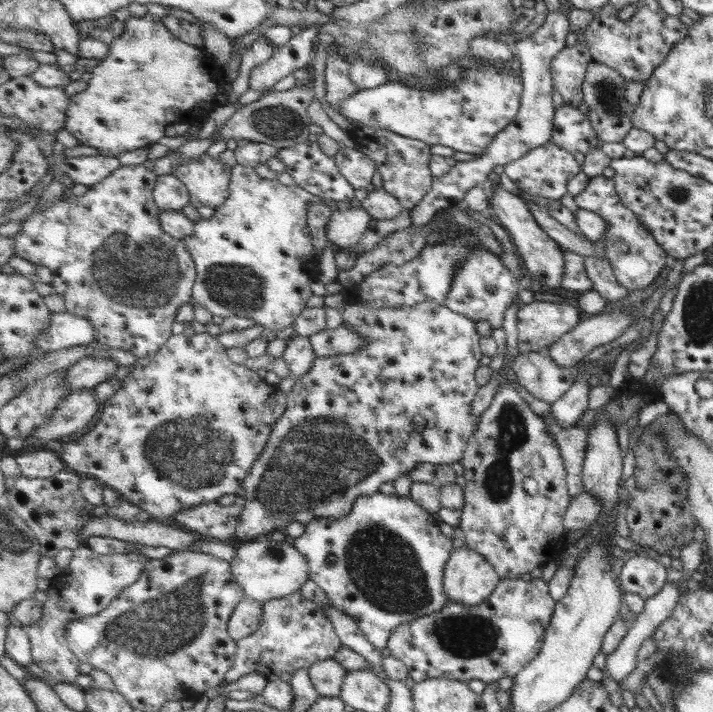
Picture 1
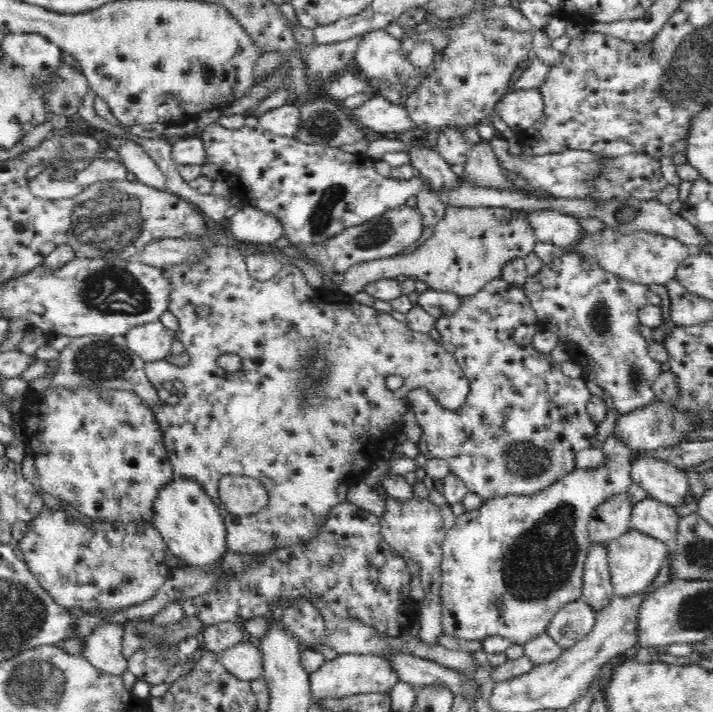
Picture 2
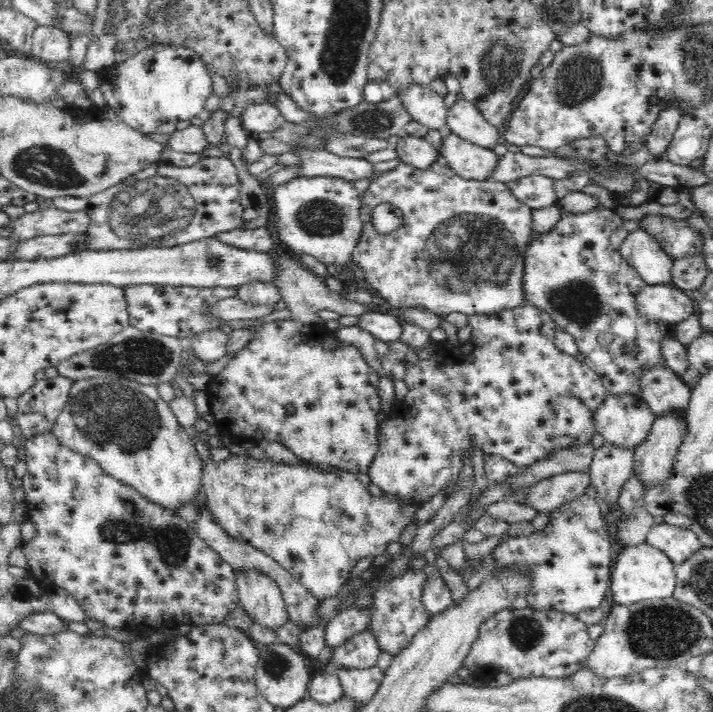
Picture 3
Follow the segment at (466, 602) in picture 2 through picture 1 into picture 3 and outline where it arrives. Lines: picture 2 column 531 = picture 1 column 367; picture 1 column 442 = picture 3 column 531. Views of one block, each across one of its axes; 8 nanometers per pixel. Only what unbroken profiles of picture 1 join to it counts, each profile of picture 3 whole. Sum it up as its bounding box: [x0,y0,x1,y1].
[485,494,615,615]

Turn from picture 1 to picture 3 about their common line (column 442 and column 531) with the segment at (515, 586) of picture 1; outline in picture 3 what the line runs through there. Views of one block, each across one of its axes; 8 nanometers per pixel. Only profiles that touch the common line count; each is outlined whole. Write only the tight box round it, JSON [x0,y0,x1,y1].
[463,605,596,679]

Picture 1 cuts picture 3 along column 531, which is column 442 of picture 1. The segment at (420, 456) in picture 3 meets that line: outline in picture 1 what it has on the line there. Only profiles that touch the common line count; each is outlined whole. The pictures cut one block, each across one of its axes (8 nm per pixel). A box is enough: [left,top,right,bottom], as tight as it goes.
[235,300,484,541]

